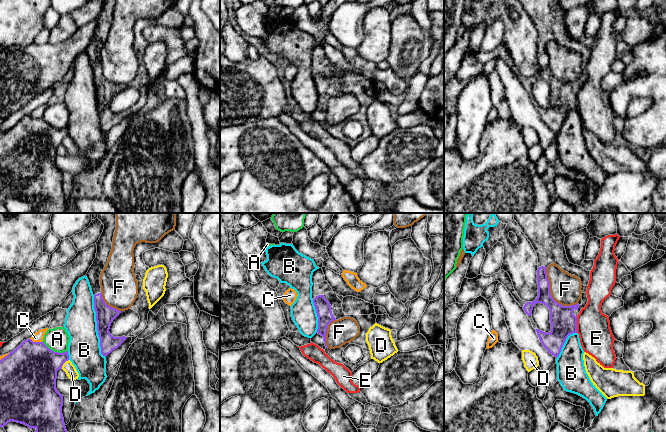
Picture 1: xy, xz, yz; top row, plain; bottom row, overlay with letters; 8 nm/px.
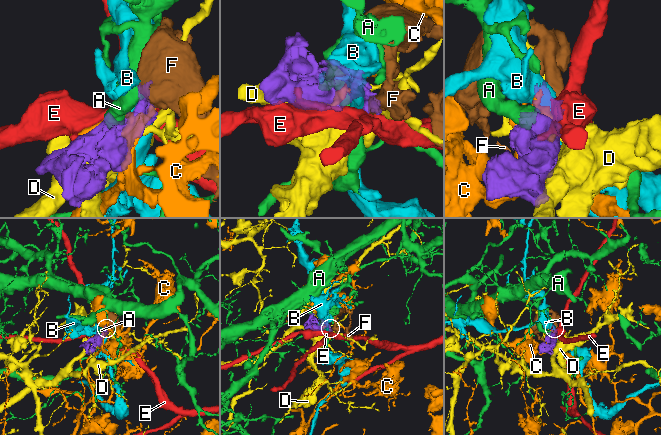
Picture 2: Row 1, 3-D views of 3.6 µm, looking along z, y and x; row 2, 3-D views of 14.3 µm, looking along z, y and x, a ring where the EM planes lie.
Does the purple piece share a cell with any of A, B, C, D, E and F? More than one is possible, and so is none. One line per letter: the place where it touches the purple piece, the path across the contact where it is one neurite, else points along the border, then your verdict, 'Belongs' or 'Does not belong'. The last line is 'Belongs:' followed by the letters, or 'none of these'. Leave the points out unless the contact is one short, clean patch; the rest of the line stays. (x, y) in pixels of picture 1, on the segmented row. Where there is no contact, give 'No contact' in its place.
A: Touches purple at xy (55, 352). Does not belong
B: Touches purple at xy (97, 326). Does not belong
C: Touches purple at xy (36, 342). Does not belong
D: Touches purple at xy (64, 362). Does not belong
E: Touches purple at yz (576, 325). Does not belong
F: Touches purple at yz (550, 295). Does not belong
Belongs: none of these

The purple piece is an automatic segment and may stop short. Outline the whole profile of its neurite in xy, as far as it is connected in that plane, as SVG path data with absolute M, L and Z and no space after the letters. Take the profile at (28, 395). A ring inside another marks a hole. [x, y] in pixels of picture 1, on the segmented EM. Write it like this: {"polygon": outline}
{"polygon": "M24 340L16 349L0 360L0 427L10 421L35 428L35 432L67 432L62 414L63 395L56 389L57 371L69 360L68 351L54 352L43 342Z"}

